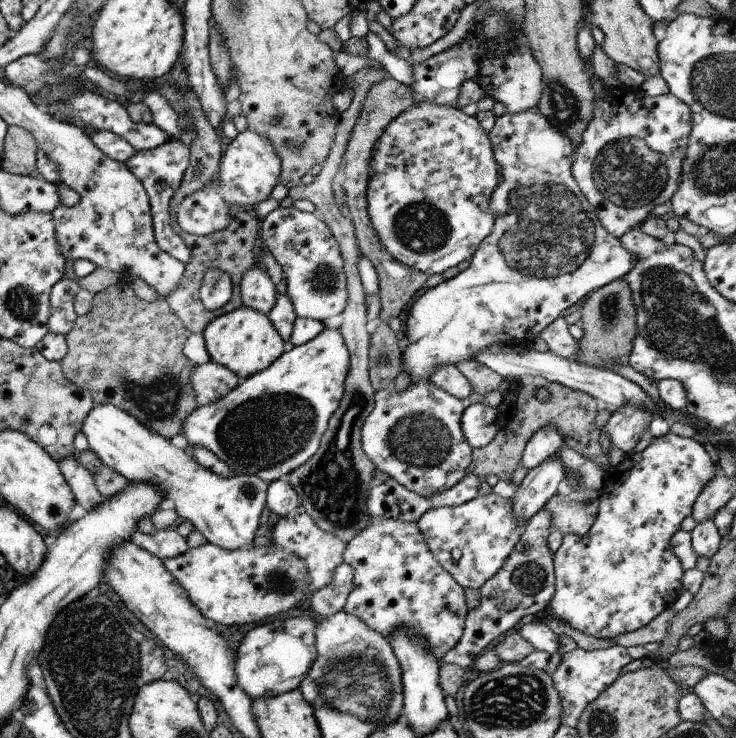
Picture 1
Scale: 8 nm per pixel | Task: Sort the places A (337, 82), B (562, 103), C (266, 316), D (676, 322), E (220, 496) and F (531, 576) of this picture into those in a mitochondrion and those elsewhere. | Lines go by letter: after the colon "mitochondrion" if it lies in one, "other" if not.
A: other
B: mitochondrion
C: other
D: mitochondrion
E: other
F: mitochondrion

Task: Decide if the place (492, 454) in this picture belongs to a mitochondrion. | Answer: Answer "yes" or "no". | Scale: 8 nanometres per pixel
no

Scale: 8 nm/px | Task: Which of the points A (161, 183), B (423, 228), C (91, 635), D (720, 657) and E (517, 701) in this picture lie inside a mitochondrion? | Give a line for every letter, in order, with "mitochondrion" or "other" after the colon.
A: other
B: mitochondrion
C: mitochondrion
D: other
E: mitochondrion

